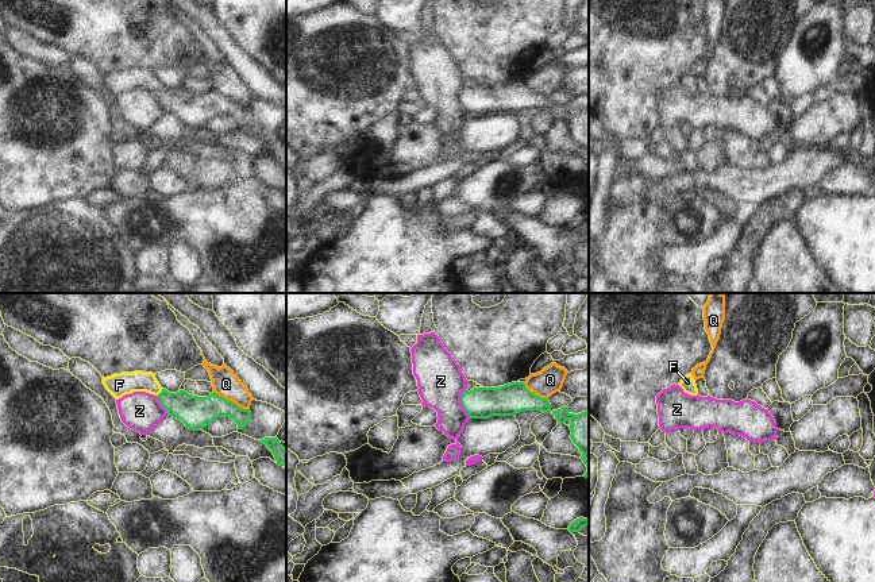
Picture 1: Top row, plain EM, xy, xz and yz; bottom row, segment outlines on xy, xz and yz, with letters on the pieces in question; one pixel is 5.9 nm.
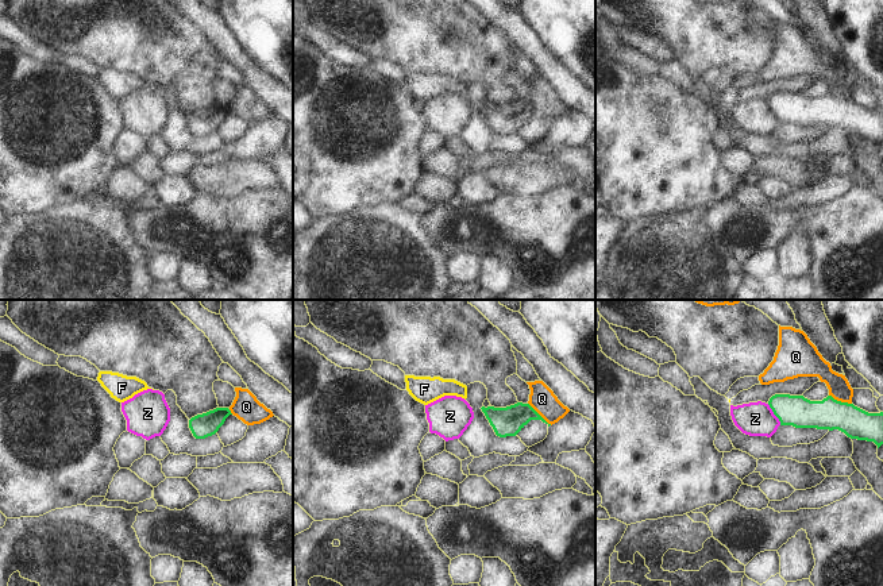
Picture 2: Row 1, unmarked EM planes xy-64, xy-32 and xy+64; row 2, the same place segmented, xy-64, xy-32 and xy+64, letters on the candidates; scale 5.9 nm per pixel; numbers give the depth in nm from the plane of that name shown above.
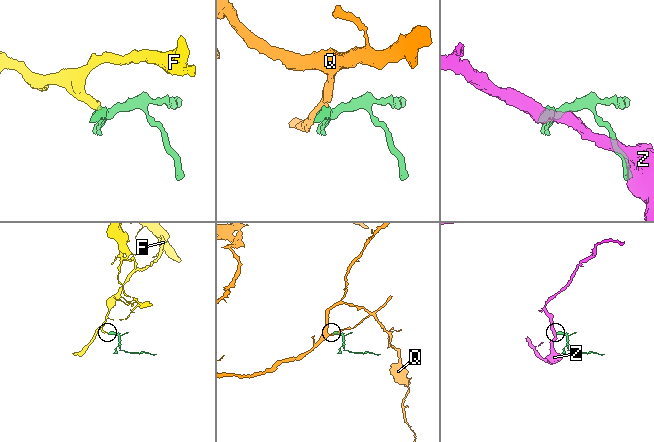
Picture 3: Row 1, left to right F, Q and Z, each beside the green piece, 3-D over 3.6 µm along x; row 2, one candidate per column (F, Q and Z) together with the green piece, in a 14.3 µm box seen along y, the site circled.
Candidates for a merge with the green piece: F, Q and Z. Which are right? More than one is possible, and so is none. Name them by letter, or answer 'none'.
F

